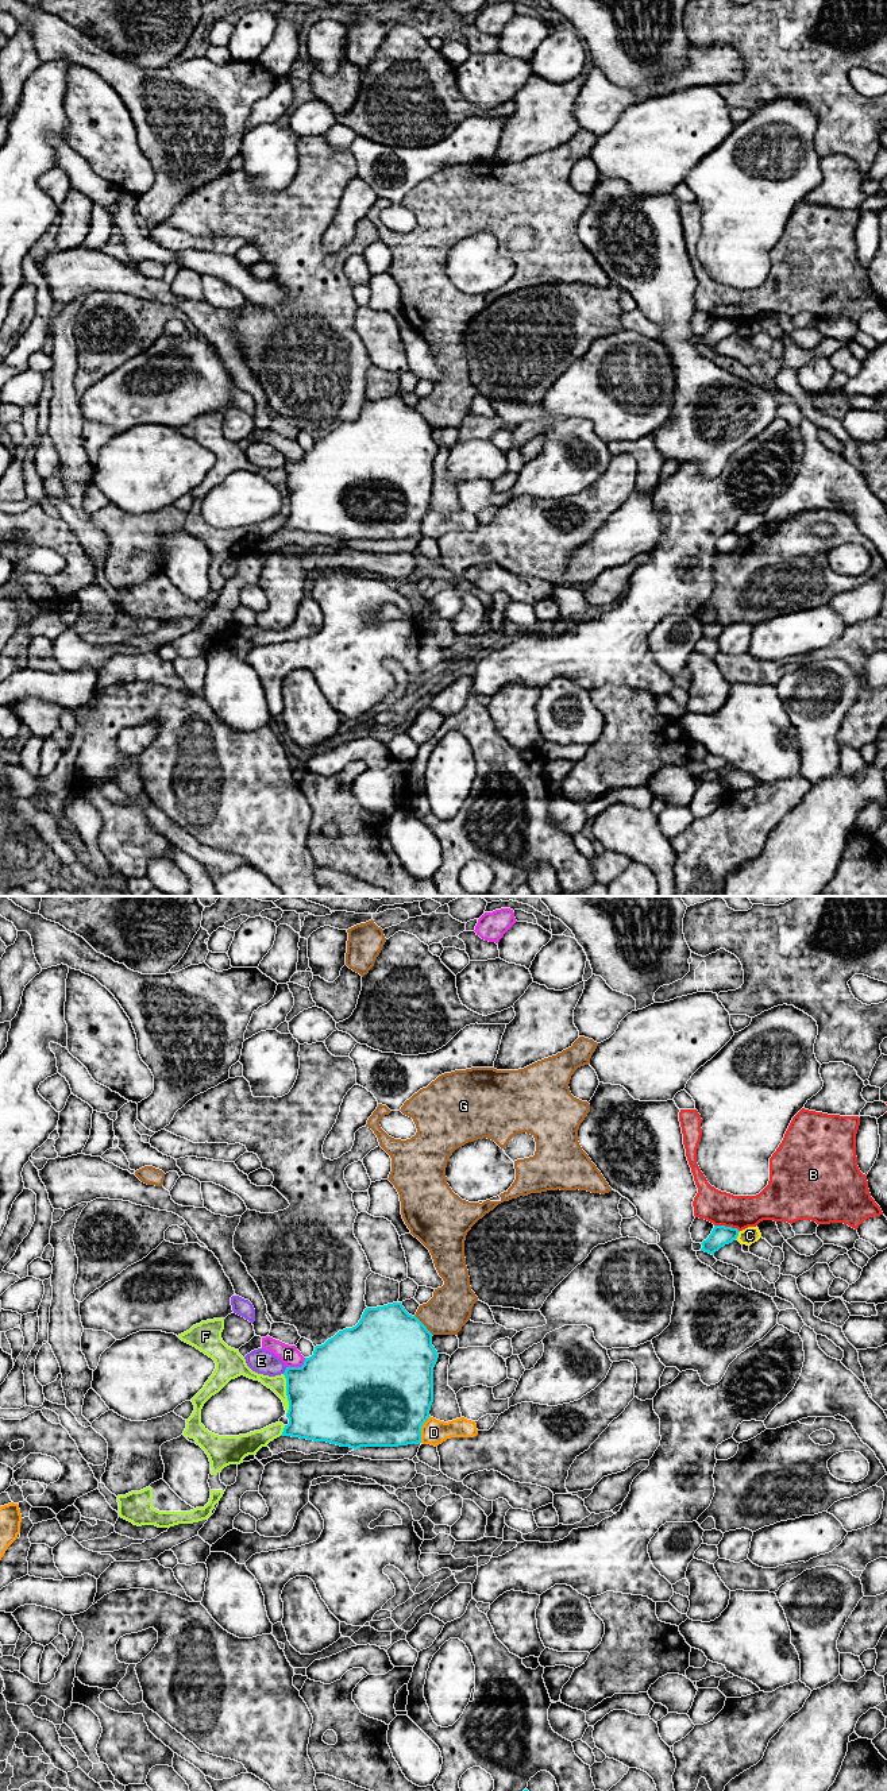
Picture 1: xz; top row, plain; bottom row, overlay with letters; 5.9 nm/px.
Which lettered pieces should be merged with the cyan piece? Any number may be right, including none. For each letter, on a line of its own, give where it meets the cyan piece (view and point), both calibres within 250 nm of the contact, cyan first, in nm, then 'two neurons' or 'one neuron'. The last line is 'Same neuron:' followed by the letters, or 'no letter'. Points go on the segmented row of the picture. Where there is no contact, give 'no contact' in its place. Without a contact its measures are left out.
A: xz (297, 1367) | 480/110 nm | two neurons
B: xz (727, 1227) | 120/200 nm | two neurons
C: xz (737, 1235) | 120/100 nm | two neurons
D: xz (420, 1429) | 480/150 nm | two neurons
E: xz (285, 1370) | 400/150 nm | two neurons
F: xz (286, 1394) | 480/100 nm | two neurons
G: xz (424, 1326) | 480/260 nm | two neurons
Same neuron: no letter

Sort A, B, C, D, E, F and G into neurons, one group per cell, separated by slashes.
A / B / C / D / E / F / G

